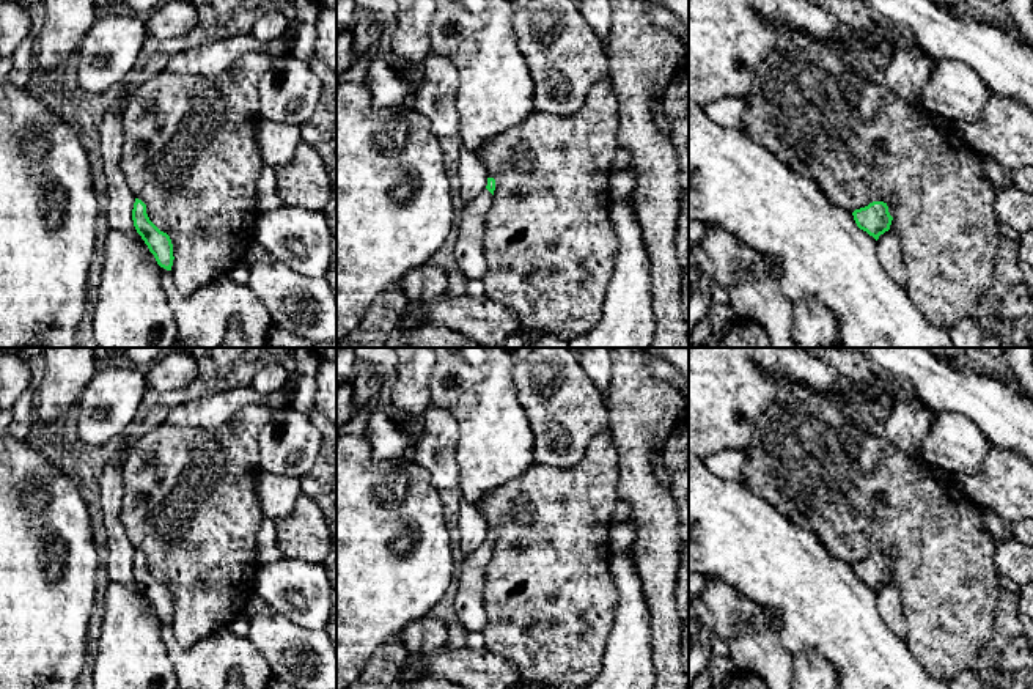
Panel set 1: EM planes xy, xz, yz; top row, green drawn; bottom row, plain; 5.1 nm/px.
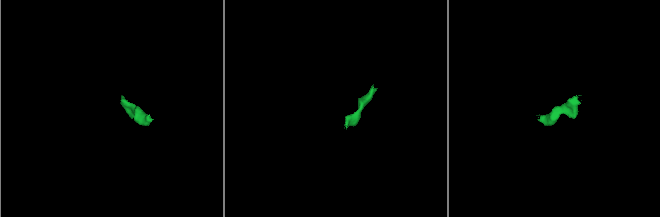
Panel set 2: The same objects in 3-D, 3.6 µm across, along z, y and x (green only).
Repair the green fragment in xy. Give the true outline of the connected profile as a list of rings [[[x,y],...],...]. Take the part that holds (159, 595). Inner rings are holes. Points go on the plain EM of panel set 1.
[[[135,551],[132,573],[137,585],[142,588],[157,617],[167,623],[173,618],[173,596],[167,585],[160,584],[148,569],[146,557]]]

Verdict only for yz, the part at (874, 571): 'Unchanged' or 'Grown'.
Unchanged

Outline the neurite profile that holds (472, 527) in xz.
[[[465,500],[459,507],[458,529],[464,555],[473,554],[486,541],[489,530],[481,511]]]

